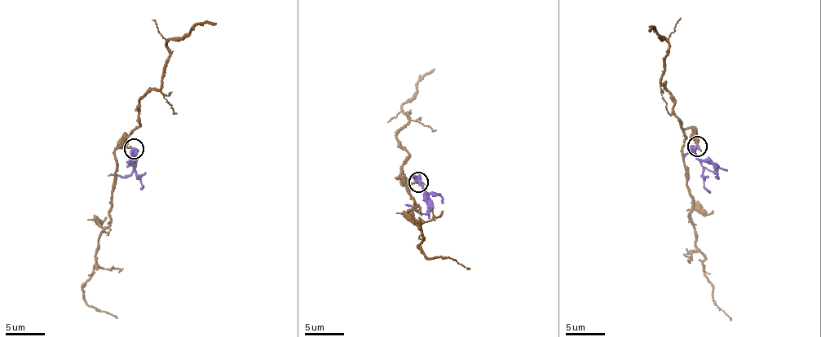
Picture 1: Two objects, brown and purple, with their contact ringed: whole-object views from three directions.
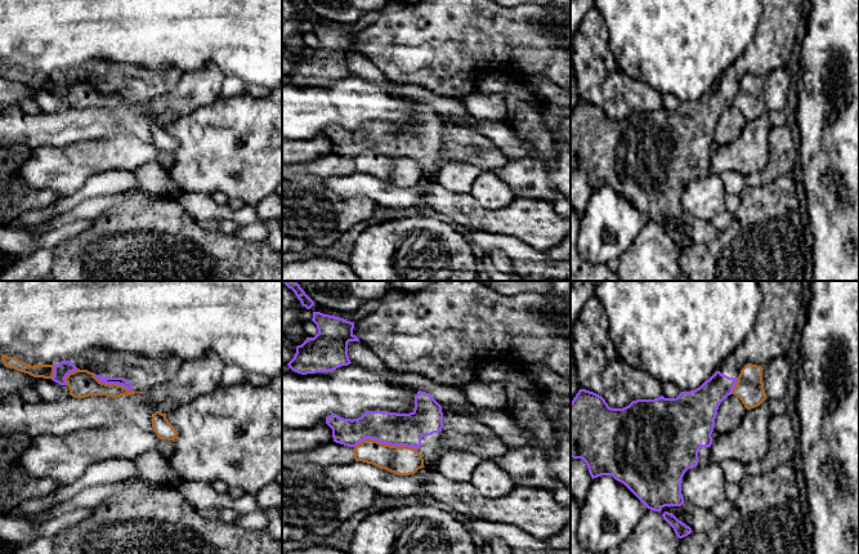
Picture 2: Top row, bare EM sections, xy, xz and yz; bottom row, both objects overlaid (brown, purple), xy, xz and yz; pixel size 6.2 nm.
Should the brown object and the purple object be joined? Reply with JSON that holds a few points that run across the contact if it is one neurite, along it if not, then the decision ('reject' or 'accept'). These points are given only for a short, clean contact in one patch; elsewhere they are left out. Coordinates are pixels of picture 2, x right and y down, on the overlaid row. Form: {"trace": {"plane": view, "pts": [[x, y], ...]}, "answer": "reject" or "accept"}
{"answer": "reject"}

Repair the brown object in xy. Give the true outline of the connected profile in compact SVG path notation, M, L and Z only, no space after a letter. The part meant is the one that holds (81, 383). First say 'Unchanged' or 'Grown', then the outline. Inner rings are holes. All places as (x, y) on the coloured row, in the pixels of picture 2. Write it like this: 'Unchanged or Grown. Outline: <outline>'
Unchanged. Outline: M77 368L73 372L70 372L66 377L67 387L70 389L70 396L75 398L85 398L89 396L107 396L107 397L121 397L121 396L131 396L135 393L146 393L146 392L134 392L127 390L122 385L118 384L106 384L99 381L94 372L88 370Z

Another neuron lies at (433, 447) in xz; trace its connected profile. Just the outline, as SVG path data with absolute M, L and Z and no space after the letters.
M419 390L415 408L410 414L367 411L358 419L344 419L336 414L326 417L332 429L334 442L355 447L370 438L390 446L407 446L417 450L424 466L434 469L451 450L442 435L442 406L426 392Z

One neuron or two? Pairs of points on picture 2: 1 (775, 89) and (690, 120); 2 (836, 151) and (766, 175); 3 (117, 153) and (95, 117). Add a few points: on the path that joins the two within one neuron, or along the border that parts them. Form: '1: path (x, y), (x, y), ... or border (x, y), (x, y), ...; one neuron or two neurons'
1: border (784, 66), (773, 68), (763, 79); two neurons
2: border (796, 151), (797, 157); two neurons
3: border (139, 138), (119, 132), (110, 137), (79, 142); two neurons

